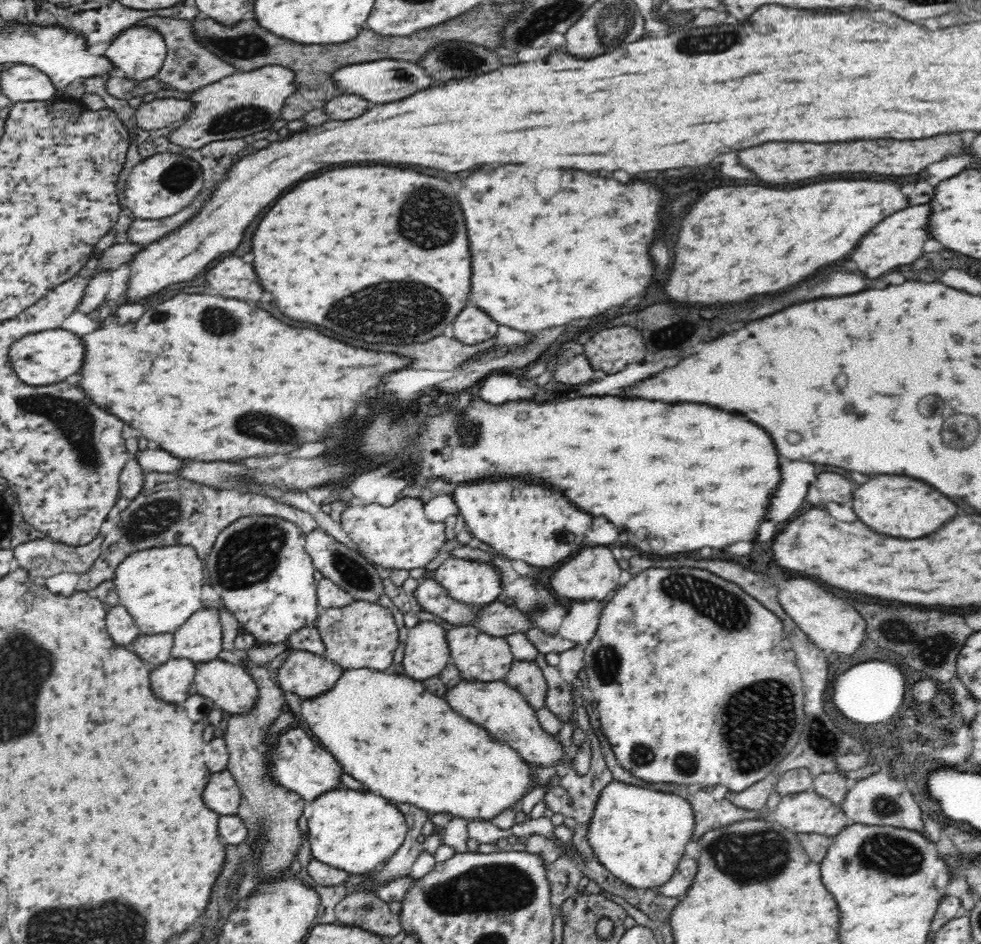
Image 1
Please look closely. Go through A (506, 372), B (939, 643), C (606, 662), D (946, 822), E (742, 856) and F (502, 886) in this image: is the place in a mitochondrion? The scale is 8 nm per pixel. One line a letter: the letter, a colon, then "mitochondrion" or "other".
A: other
B: mitochondrion
C: mitochondrion
D: other
E: mitochondrion
F: mitochondrion

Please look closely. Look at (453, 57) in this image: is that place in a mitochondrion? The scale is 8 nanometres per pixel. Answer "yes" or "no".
yes

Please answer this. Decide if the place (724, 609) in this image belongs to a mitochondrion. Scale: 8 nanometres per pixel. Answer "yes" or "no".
yes

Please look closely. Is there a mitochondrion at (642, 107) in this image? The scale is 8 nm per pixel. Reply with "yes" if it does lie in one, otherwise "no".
no

